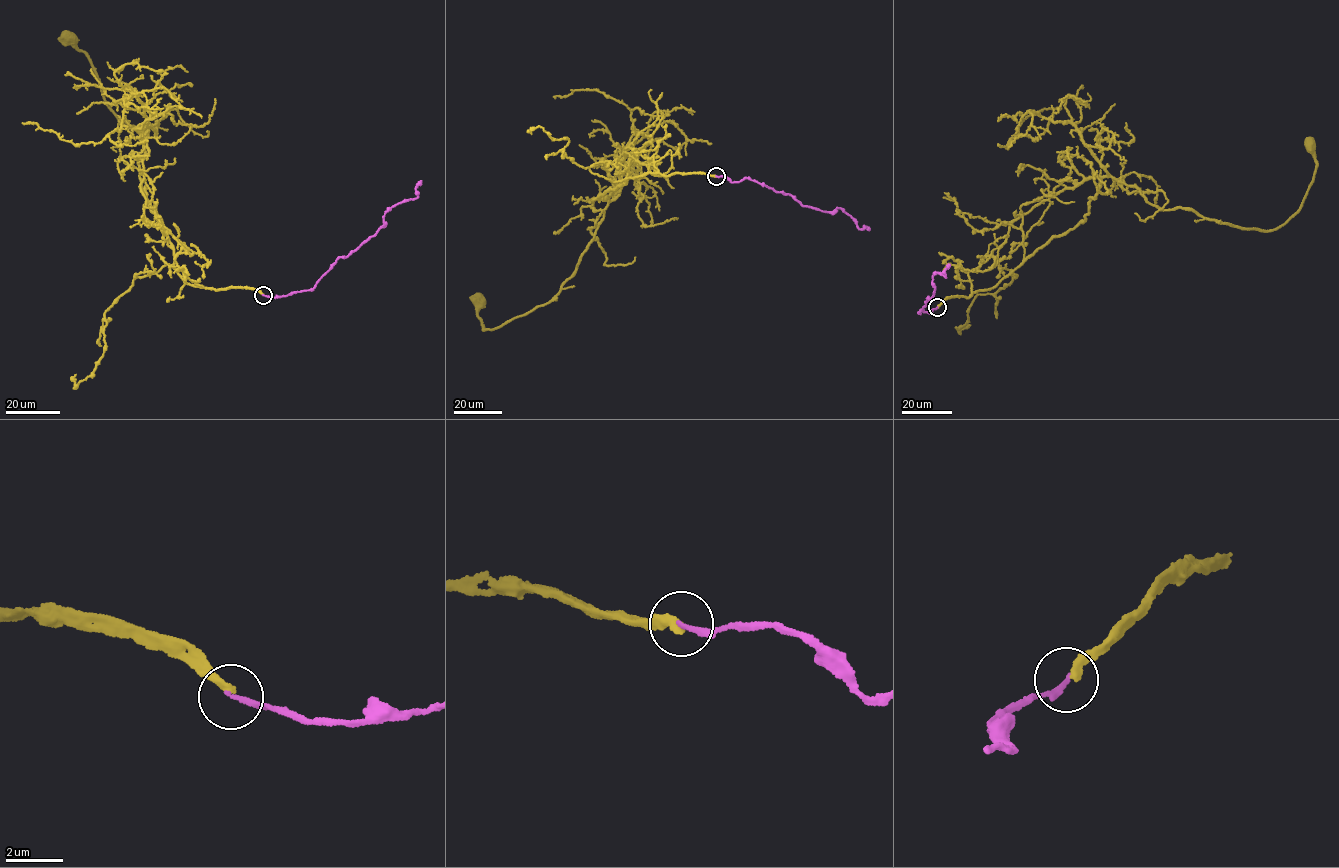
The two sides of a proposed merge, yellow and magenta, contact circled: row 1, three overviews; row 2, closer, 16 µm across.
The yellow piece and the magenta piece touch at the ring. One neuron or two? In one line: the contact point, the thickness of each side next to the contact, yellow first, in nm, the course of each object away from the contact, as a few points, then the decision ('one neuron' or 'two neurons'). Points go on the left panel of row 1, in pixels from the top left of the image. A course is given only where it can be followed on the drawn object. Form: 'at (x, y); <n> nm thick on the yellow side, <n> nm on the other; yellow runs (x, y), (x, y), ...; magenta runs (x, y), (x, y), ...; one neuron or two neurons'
at (263, 295); 280 nm thick on the yellow side, 190 nm on the other; yellow runs (263, 294), (178, 274), (139, 177), (142, 132), (155, 135), (159, 123), (121, 123), (68, 37); magenta runs (263, 295), (311, 290), (335, 261), (376, 233), (384, 213), (417, 197), (421, 180); two neurons

